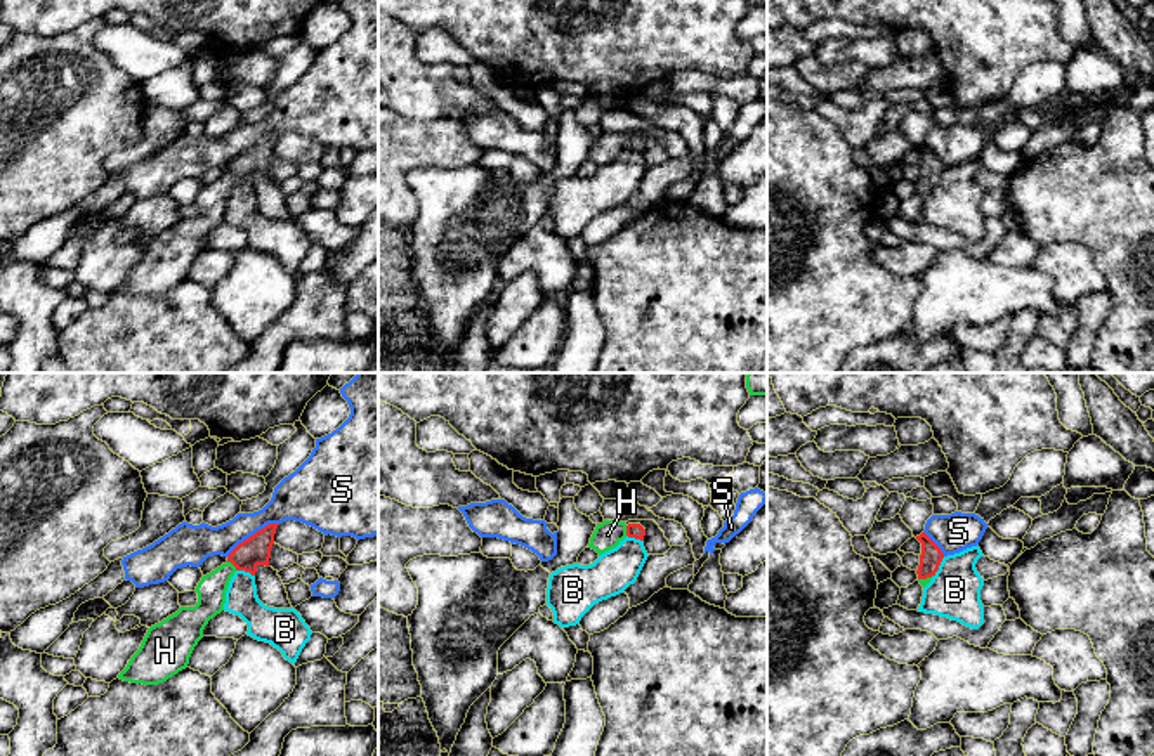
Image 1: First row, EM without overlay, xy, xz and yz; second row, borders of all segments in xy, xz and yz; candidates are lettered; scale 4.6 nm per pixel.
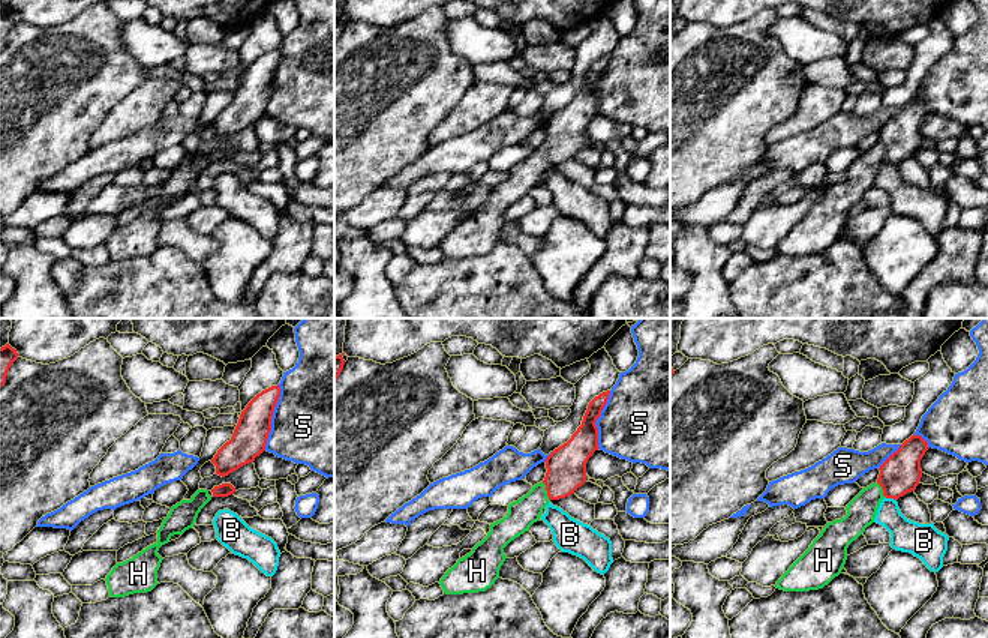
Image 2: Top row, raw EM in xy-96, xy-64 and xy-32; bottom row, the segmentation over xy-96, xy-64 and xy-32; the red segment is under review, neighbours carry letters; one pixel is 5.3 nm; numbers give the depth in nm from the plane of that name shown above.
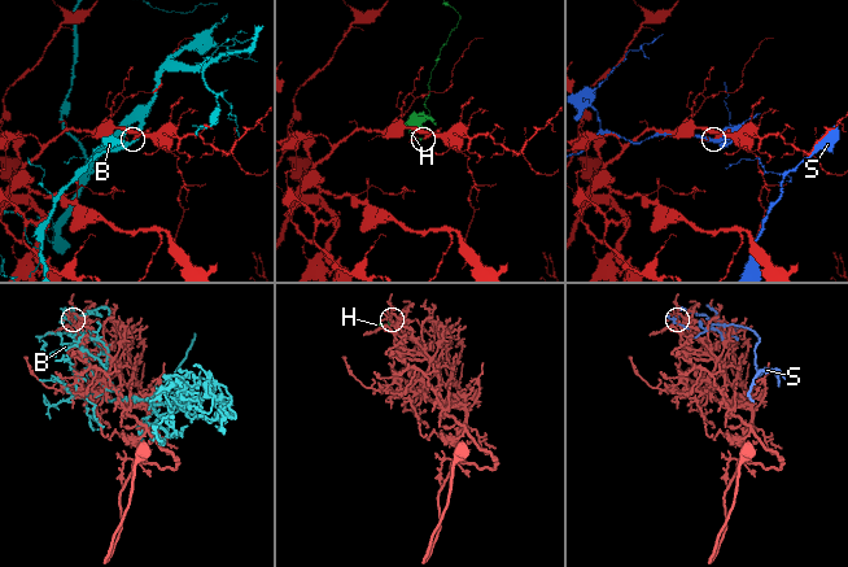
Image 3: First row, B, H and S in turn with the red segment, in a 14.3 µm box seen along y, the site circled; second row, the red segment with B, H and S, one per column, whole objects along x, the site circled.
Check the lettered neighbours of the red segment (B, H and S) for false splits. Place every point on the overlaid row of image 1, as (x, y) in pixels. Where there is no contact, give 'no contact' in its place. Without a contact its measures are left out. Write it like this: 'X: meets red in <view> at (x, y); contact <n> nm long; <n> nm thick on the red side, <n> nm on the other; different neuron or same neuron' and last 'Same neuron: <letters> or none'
B: meets red in yz at (937, 567); contact 110 nm long; 100 nm thick on the red side, 240 nm on the other; different neuron
H: meets red in xy at (233, 564); contact 60 nm long; 140 nm thick on the red side, 130 nm on the other; same neuron
S: meets red in xy at (254, 534); contact 280 nm long; 140 nm thick on the red side, 200 nm on the other; different neuron
Same neuron: H

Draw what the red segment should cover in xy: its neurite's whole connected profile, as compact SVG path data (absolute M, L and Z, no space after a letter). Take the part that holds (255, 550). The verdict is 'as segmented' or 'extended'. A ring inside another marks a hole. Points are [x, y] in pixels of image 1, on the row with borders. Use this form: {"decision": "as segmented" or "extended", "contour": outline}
{"decision": "extended", "contour": "M269 524L257 531L229 553L226 564L203 576L194 590L198 603L180 607L151 626L118 678L130 683L158 685L186 669L194 647L203 638L205 626L224 610L226 591L234 572L245 570L255 576L259 565L269 567L278 525Z"}

